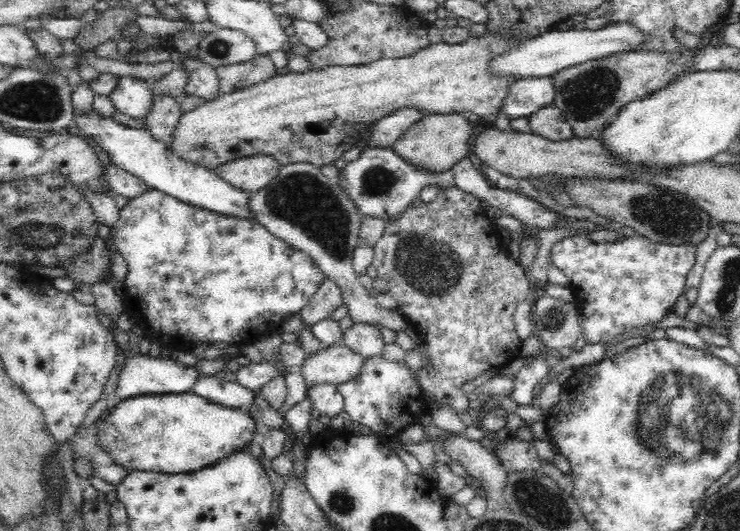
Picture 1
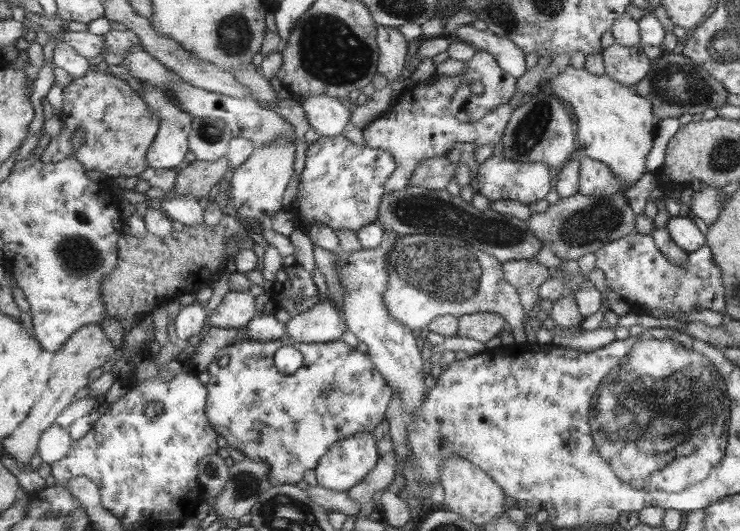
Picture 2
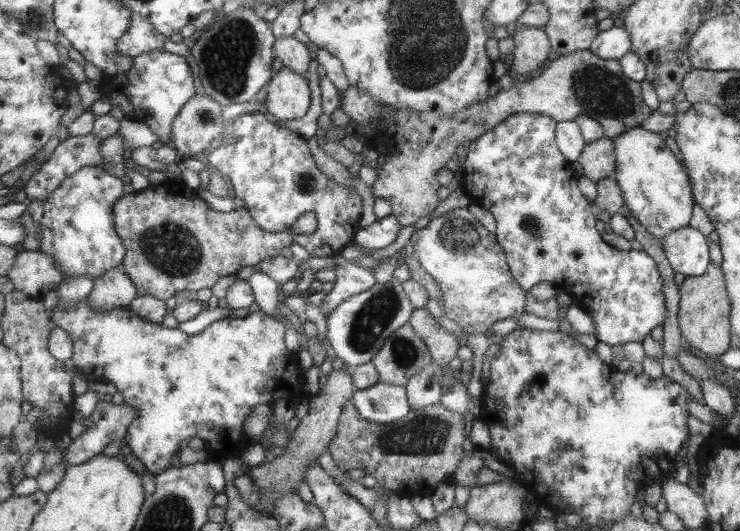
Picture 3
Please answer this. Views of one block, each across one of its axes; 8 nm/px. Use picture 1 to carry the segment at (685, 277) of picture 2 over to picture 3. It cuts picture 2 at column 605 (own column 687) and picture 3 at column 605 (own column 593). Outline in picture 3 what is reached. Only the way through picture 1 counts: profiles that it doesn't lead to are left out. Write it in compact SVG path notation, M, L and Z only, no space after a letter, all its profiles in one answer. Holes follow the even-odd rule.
M517 114L497 124L473 144L469 144L467 158L463 160L463 176L459 186L485 208L495 218L495 238L501 242L505 256L509 258L509 272L519 282L523 290L531 290L541 282L549 282L557 292L565 292L573 302L593 316L597 340L609 346L623 346L627 342L641 342L651 328L663 324L665 320L665 298L663 280L659 276L657 264L647 252L611 248L595 230L595 218L587 198L577 190L577 176L569 160L561 150L557 150L557 140L553 140L555 122L547 116L537 114Z

